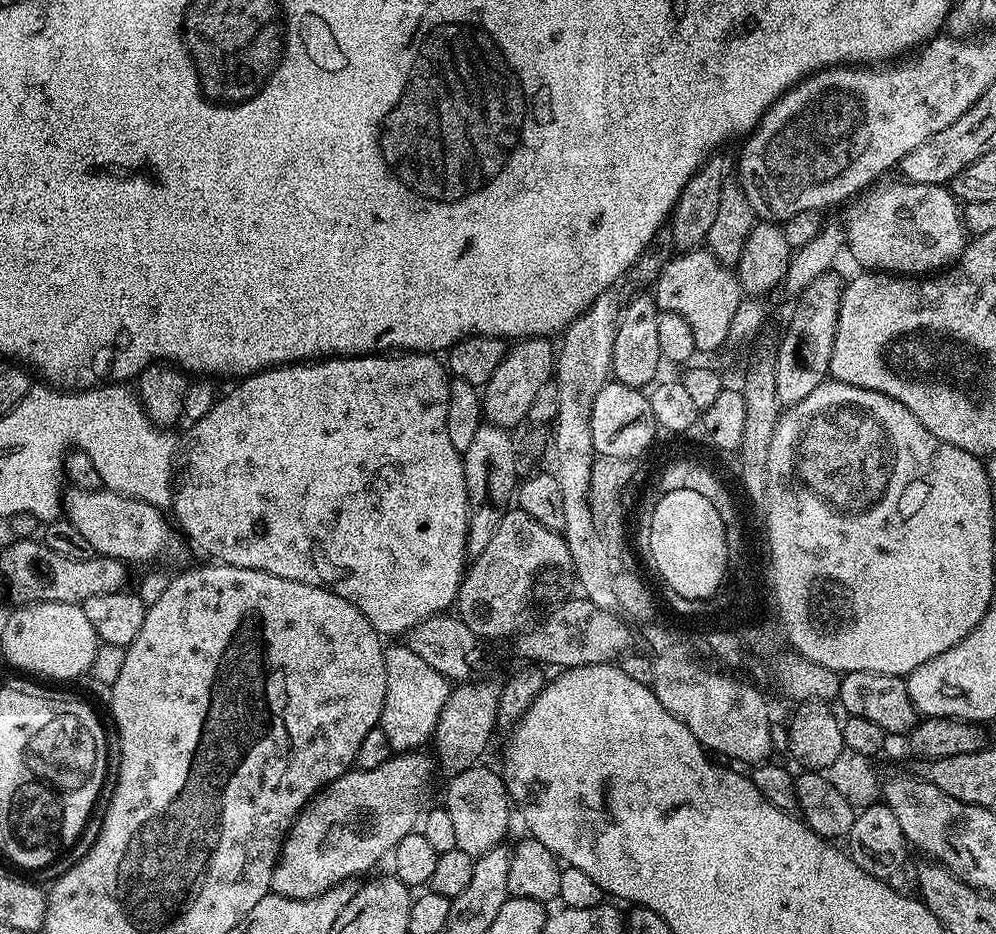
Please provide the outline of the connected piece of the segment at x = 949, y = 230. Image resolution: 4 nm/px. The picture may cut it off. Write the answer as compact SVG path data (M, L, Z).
M899 183L888 184L885 188L873 187L863 199L856 202L861 204L851 205L853 208L848 214L848 224L846 223L847 251L852 251L853 258L864 270L887 272L905 278L920 278L925 274L939 273L945 266L964 255L966 229L961 205L945 185Z

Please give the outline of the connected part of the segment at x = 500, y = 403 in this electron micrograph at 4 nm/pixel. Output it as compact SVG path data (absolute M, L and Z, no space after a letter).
M530 336L526 340L513 343L507 349L494 374L482 388L483 419L500 428L515 429L515 424L524 424L530 414L530 406L538 390L553 379L554 344L542 336Z

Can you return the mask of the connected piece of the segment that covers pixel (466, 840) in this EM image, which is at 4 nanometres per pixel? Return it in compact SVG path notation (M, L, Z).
M473 766L462 770L447 782L442 806L450 814L454 826L456 848L466 850L466 854L478 857L505 843L504 835L508 832L508 819L514 816L508 798L508 788L504 777L492 768Z

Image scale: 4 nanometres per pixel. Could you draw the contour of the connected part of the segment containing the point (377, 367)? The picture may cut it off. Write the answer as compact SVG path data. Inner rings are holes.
M373 354L373 355L370 355L370 356L333 356L333 357L331 357L331 358L321 358L321 359L319 359L319 360L317 360L317 361L315 361L315 362L301 362L301 363L299 363L299 364L282 364L282 365L280 365L280 367L278 367L278 368L265 368L265 369L264 369L264 371L263 371L263 372L254 372L254 373L252 373L252 375L250 375L250 376L246 376L246 377L243 377L243 379L241 379L241 380L240 380L240 381L239 381L239 383L237 383L237 384L240 384L240 385L238 385L238 386L237 386L237 388L232 388L232 389L230 389L230 390L229 390L229 392L228 392L228 393L226 393L226 394L225 394L225 396L224 396L224 393L223 393L223 395L221 395L221 396L220 396L220 397L219 397L219 399L217 399L217 402L216 402L216 404L215 404L215 405L214 405L214 407L213 407L213 408L212 408L212 409L211 409L211 410L209 410L209 411L208 411L208 413L207 413L207 414L206 414L206 415L205 415L205 416L203 416L203 417L202 417L202 418L198 418L198 419L197 419L197 420L194 420L194 421L191 421L191 424L190 424L190 427L189 427L189 428L192 428L192 429L190 429L190 430L189 430L189 432L188 432L188 433L186 433L186 434L185 434L185 436L184 436L184 440L183 440L183 436L182 436L182 443L181 443L181 444L180 444L180 445L179 445L179 448L178 448L178 463L177 463L177 464L176 464L176 465L175 465L175 468L174 468L174 491L173 491L173 493L172 493L172 503L171 503L171 505L170 505L170 508L171 508L171 511L173 511L173 510L174 510L174 511L176 511L176 516L175 516L175 515L174 515L174 520L175 520L175 523L176 523L176 524L177 524L177 525L178 525L178 528L179 528L179 531L180 531L180 532L181 532L181 533L183 533L183 535L184 535L184 532L185 532L185 534L186 534L186 535L188 535L188 536L189 536L189 538L190 538L190 539L192 539L192 540L193 540L193 542L194 542L194 543L196 543L196 544L197 544L197 546L198 546L198 547L200 547L200 548L201 548L201 550L202 550L202 551L204 551L204 552L205 552L205 554L206 554L206 555L208 555L208 556L205 556L205 557L208 557L208 558L211 558L211 559L212 559L212 560L213 560L213 561L216 561L216 562L219 562L219 563L222 563L222 564L229 564L229 565L230 565L230 566L242 566L242 567L243 567L243 568L245 568L245 569L246 569L246 570L262 570L262 571L263 571L263 572L265 572L265 573L266 573L266 574L274 574L274 575L275 575L275 576L277 576L277 577L278 577L278 578L290 578L290 582L306 582L306 583L307 583L307 584L309 584L309 585L310 585L310 586L318 586L318 587L319 587L319 588L325 588L325 589L326 589L326 590L330 590L330 591L331 591L331 592L333 592L333 593L334 593L334 594L338 594L338 595L339 595L339 596L341 596L341 597L342 597L342 598L346 598L346 602L350 602L350 603L351 603L351 604L353 604L353 605L354 605L354 606L358 606L358 610L362 610L362 614L363 614L363 615L364 615L364 616L365 616L365 618L367 618L367 619L368 619L368 621L369 621L369 622L370 622L370 626L374 626L374 630L375 630L375 631L376 631L376 632L379 632L379 633L380 633L380 635L381 635L381 637L384 637L384 638L389 638L389 637L388 637L388 636L396 636L396 637L392 637L392 638L400 638L400 637L403 637L403 636L404 636L404 635L405 635L405 634L407 634L407 633L409 633L409 632L411 632L411 631L412 631L412 629L414 629L414 628L416 628L416 627L418 627L418 625L420 625L420 623L421 623L421 622L422 622L422 621L424 621L424 620L425 620L425 619L426 619L426 618L430 618L430 617L431 617L431 616L438 616L438 615L441 615L441 614L444 614L444 613L447 613L447 612L448 612L448 611L449 611L449 609L451 609L451 608L452 608L452 607L453 607L453 605L455 605L455 604L456 604L456 603L457 603L457 596L458 596L458 594L459 594L459 588L460 588L460 584L461 584L461 583L462 583L462 582L463 582L463 580L464 580L464 575L465 575L465 571L466 571L466 565L467 565L467 564L468 564L468 563L469 563L469 560L470 560L470 557L469 557L469 555L468 555L468 499L467 499L467 498L466 498L466 478L465 478L465 477L464 477L464 461L463 461L463 459L462 459L462 454L461 454L461 452L459 452L459 451L458 451L458 450L454 450L454 445L452 445L452 443L450 443L450 434L446 434L446 410L447 410L447 409L448 409L448 385L449 385L449 383L450 383L450 376L449 376L449 373L448 373L448 372L447 372L447 371L446 371L446 368L445 368L445 365L444 365L444 364L443 364L443 363L441 363L441 361L440 361L440 364L439 364L439 362L438 362L438 361L436 361L436 360L439 360L439 359L437 359L437 357L436 357L436 356L435 356L435 355L432 355L432 354Z

